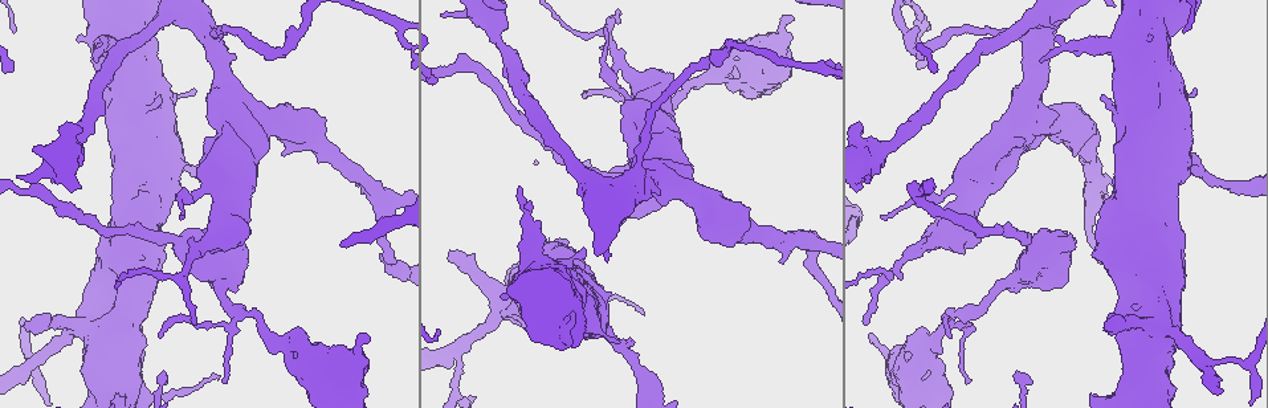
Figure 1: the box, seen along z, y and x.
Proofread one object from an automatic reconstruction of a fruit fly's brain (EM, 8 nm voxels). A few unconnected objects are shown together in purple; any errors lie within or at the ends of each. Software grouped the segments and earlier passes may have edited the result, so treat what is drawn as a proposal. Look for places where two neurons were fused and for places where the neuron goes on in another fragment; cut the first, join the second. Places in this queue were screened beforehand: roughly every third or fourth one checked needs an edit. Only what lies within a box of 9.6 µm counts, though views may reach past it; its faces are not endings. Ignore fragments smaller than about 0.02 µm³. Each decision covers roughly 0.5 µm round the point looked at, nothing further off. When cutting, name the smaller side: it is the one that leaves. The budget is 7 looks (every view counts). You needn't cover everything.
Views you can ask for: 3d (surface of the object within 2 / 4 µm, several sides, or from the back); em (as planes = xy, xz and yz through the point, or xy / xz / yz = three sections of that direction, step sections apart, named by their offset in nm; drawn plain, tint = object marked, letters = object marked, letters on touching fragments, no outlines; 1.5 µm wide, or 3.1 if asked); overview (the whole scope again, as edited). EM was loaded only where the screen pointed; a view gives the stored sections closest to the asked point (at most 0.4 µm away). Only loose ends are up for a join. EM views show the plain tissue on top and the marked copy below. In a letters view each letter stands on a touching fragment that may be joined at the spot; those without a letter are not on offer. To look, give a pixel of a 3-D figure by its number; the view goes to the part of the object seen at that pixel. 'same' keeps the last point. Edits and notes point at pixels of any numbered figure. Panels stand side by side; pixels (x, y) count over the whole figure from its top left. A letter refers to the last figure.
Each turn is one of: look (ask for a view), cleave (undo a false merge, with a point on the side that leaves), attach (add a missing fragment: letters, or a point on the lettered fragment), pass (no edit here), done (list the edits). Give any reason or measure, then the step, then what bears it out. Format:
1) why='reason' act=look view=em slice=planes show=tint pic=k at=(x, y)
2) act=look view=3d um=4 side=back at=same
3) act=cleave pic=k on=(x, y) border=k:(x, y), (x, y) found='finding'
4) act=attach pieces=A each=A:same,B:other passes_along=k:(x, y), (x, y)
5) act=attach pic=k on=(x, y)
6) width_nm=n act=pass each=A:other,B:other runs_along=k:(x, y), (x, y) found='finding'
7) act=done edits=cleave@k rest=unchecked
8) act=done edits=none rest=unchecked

why='sharp bend' act=look view=em slice=yz step=4 show=letters pic=1 at=(882, 278)

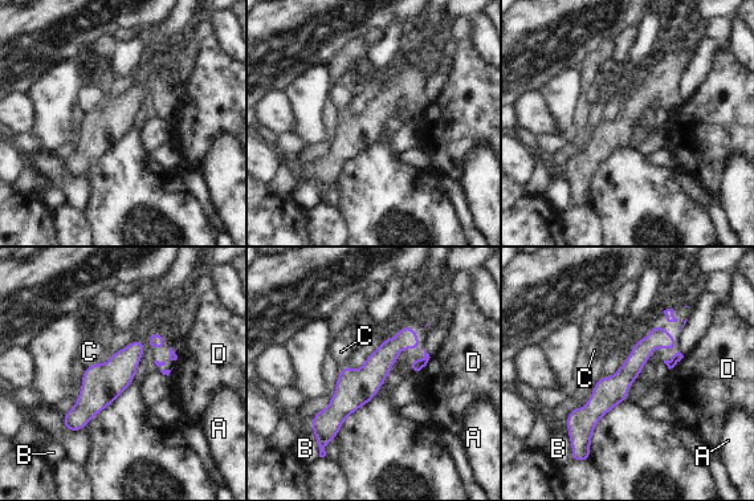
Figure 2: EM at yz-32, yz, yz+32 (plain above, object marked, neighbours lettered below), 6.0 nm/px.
width_nm=140 act=pass each=A:other,B:other,C:other,D:other runs_along=2:(410, 330), (326, 423), (321, 442) found='continuous, no second neuron'

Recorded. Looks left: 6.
why='an open end' act=look view=em slice=xy step=8 show=letters pic=1 at=(450, 251)

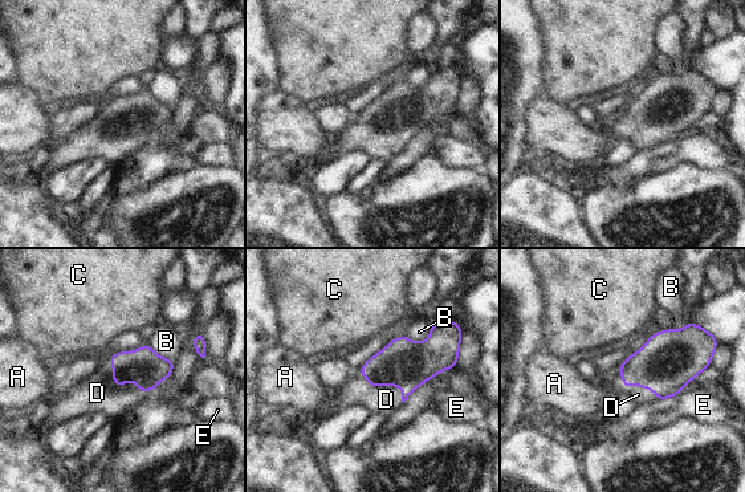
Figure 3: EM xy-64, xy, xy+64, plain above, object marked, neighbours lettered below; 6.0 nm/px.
longest_contact=D:320nm act=attach pic=3 on=(97, 393) each=A:other,B:other,C:other,D:same,E:other passes_along=3:(143, 366), (121, 385), (97, 393) found='it goes on there'

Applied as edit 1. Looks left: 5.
act=look view=overview

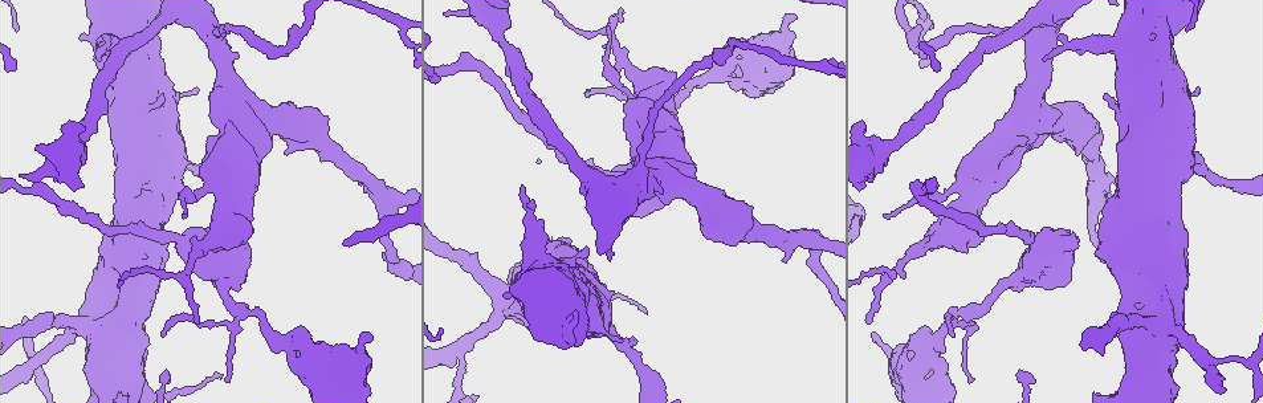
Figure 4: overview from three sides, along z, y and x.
why='closes a loop' act=look view=3d um=4 side=back pic=4 at=(120, 149)

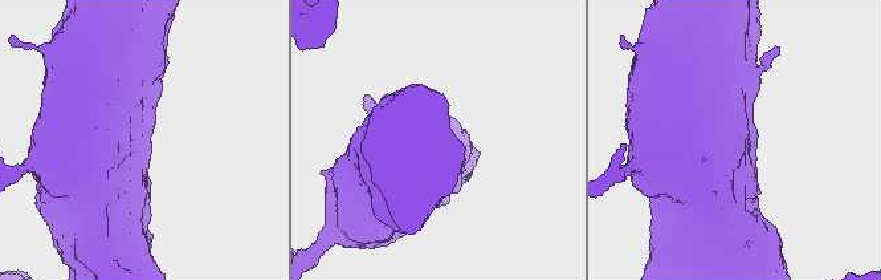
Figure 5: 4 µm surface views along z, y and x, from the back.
why='shape alone is not enough' act=look view=em slice=xz step=4 show=letters pic=5 at=(136, 134)

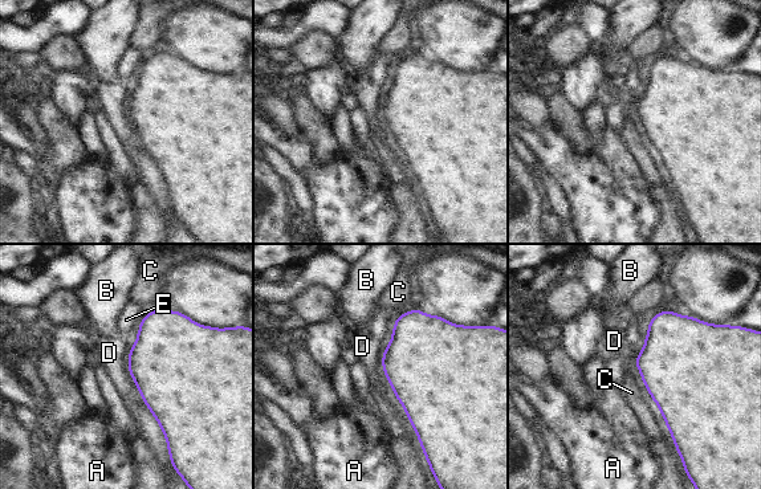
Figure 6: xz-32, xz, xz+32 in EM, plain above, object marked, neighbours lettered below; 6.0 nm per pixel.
width_nm=500 act=pass each=A:other,B:other,C:other,D:other,E:other border=6:(130, 378), (162, 431), (170, 461) found='continuous, no second neuron'

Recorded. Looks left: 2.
act=done edits=attach@3 rest=unchecked

